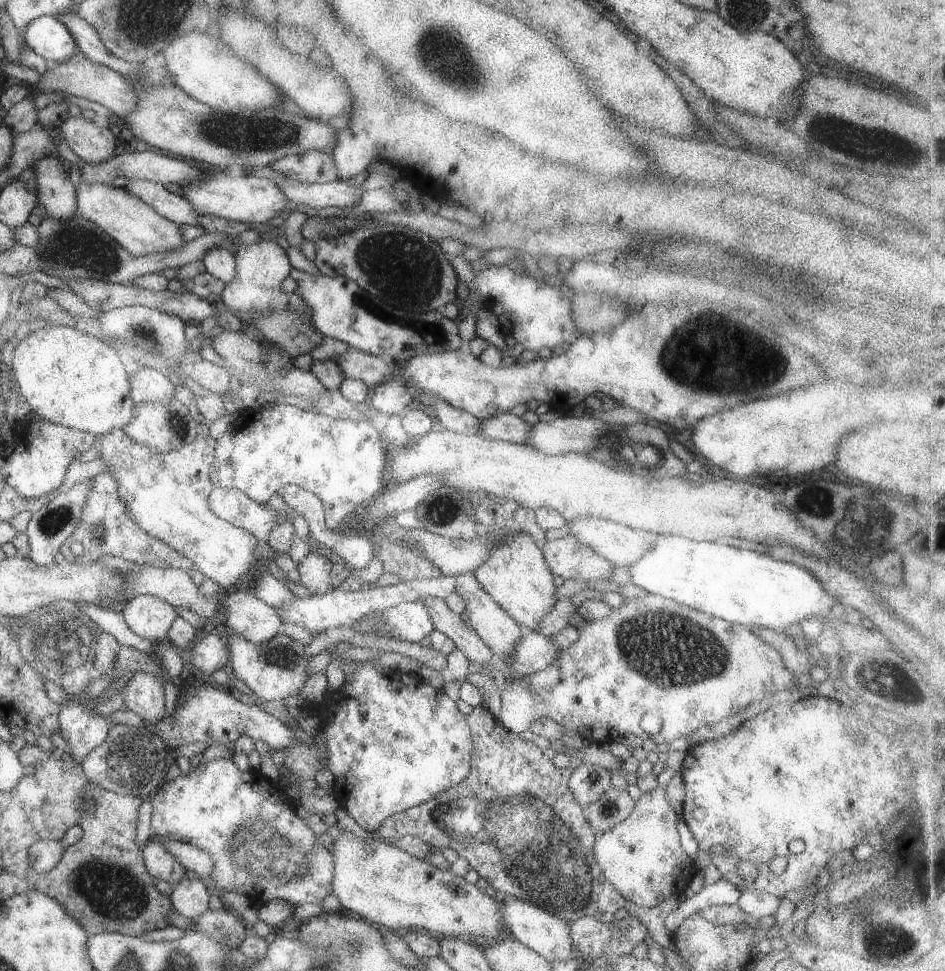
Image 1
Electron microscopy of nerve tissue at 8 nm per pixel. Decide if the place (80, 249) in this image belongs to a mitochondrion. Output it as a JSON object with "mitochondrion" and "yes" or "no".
{"mitochondrion":"yes"}

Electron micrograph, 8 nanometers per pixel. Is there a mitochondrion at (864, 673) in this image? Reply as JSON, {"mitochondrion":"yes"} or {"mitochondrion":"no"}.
{"mitochondrion":"yes"}

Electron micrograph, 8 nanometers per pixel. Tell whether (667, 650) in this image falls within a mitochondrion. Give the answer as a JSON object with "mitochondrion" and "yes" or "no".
{"mitochondrion":"yes"}

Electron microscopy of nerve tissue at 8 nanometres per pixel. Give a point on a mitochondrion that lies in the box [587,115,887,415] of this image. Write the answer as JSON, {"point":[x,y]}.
{"point":[678,358]}

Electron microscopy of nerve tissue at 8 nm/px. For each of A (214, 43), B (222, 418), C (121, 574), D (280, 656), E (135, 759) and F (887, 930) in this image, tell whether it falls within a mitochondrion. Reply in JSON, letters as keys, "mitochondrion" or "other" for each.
{"A":"other","B":"other","C":"other","D":"mitochondrion","E":"mitochondrion","F":"mitochondrion"}

